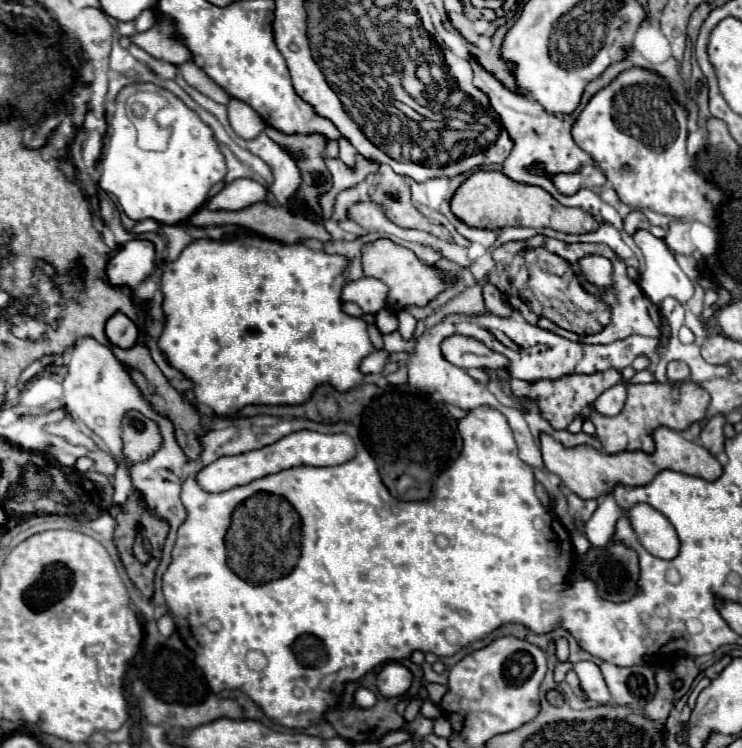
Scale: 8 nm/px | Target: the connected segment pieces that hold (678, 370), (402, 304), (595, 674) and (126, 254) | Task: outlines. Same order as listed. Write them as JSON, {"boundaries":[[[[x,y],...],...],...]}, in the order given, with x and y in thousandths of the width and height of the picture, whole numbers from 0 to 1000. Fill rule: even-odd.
{"boundaries":[[[[906,483],[900,488],[900,504],[906,509],[927,509],[930,507],[930,491],[925,485],[916,483]]],[[[507,320],[507,322],[491,325],[488,357],[493,370],[507,370],[523,381],[520,413],[531,421],[547,410],[574,410],[582,400],[588,400],[588,394],[593,394],[596,389],[612,381],[612,376],[606,376],[609,370],[604,370],[593,357],[571,352],[569,346],[563,346],[558,336],[531,325],[528,320]]],[[[774,886],[774,897],[779,900],[784,918],[792,926],[792,934],[798,934],[809,943],[822,940],[822,924],[817,918],[817,910],[811,908],[806,889],[801,889],[801,886]]],[[[178,320],[146,352],[146,373],[151,381],[173,381],[178,389],[202,370],[208,360],[208,325],[199,320]]]]}

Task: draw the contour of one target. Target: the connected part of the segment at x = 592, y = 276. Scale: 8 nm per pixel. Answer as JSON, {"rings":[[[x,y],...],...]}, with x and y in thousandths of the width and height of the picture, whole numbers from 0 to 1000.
{"rings":[[[792,341],[779,349],[779,357],[792,378],[803,384],[822,384],[825,376],[825,352],[814,341]]]}

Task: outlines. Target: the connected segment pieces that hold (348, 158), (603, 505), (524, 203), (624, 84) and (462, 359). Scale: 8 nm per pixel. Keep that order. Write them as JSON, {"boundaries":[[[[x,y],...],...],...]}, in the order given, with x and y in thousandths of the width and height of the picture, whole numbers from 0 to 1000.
{"boundaries":[[[[458,183],[458,186],[456,186],[456,191],[458,191],[458,213],[461,213],[466,221],[477,223],[477,207],[480,207],[480,199],[474,197],[472,186]]],[[[825,662],[806,667],[803,686],[784,702],[790,721],[801,731],[817,731],[817,726],[822,726],[822,715],[827,715],[827,705],[830,705],[830,697],[836,694],[836,689],[838,689],[838,683],[830,675]]],[[[674,229],[636,231],[617,250],[606,274],[612,287],[620,290],[625,298],[636,303],[650,303],[650,306],[677,306],[685,301],[741,303],[760,311],[795,311],[806,306],[806,295],[795,285],[779,277],[763,277],[752,271],[736,253],[725,247],[693,245],[693,239],[687,239],[685,234],[677,234]]],[[[852,90],[798,127],[771,167],[771,183],[817,231],[838,271],[962,303],[968,301],[962,279],[976,258],[935,223],[935,213],[925,202],[925,164],[927,148],[908,132],[898,106],[881,95]]],[[[609,448],[604,451],[598,459],[596,459],[596,472],[598,477],[617,488],[617,491],[647,491],[647,493],[660,493],[660,496],[679,496],[685,499],[687,493],[687,483],[658,467],[652,459],[642,456],[642,453],[633,453],[633,451],[623,451],[623,448]]]]}

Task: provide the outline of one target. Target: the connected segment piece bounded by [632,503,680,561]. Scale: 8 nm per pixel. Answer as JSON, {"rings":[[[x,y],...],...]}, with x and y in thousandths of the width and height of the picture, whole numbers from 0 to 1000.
{"rings":[[[863,672],[863,697],[852,697],[863,710],[865,729],[889,747],[908,747],[916,739],[916,721],[906,699],[881,678]]]}

